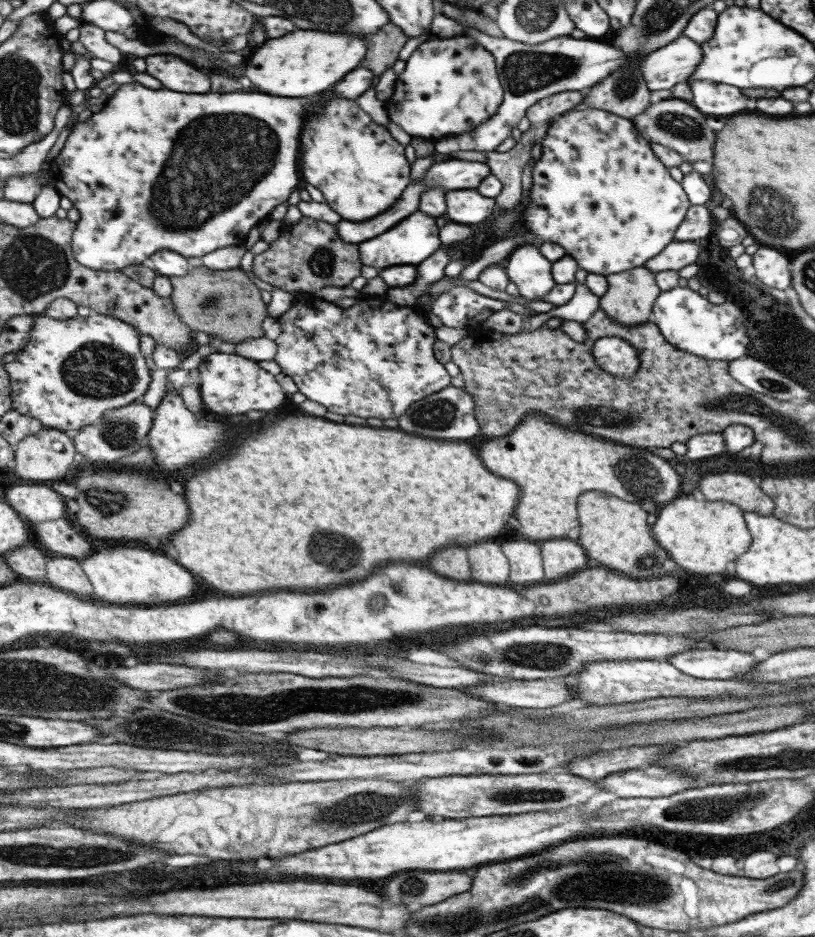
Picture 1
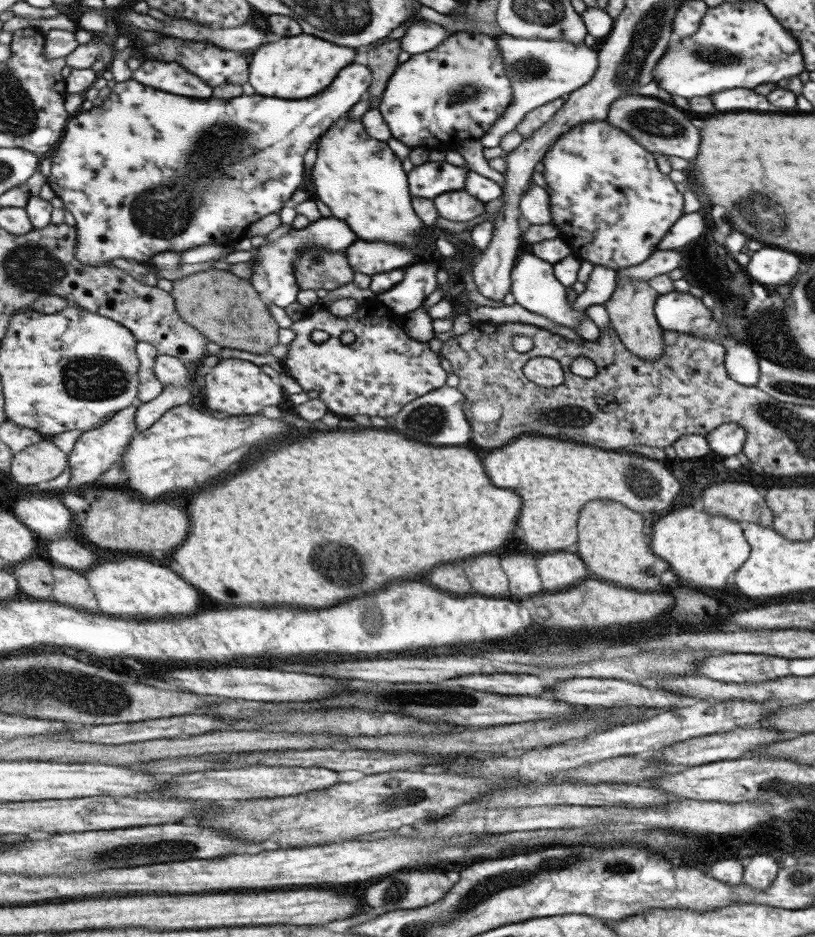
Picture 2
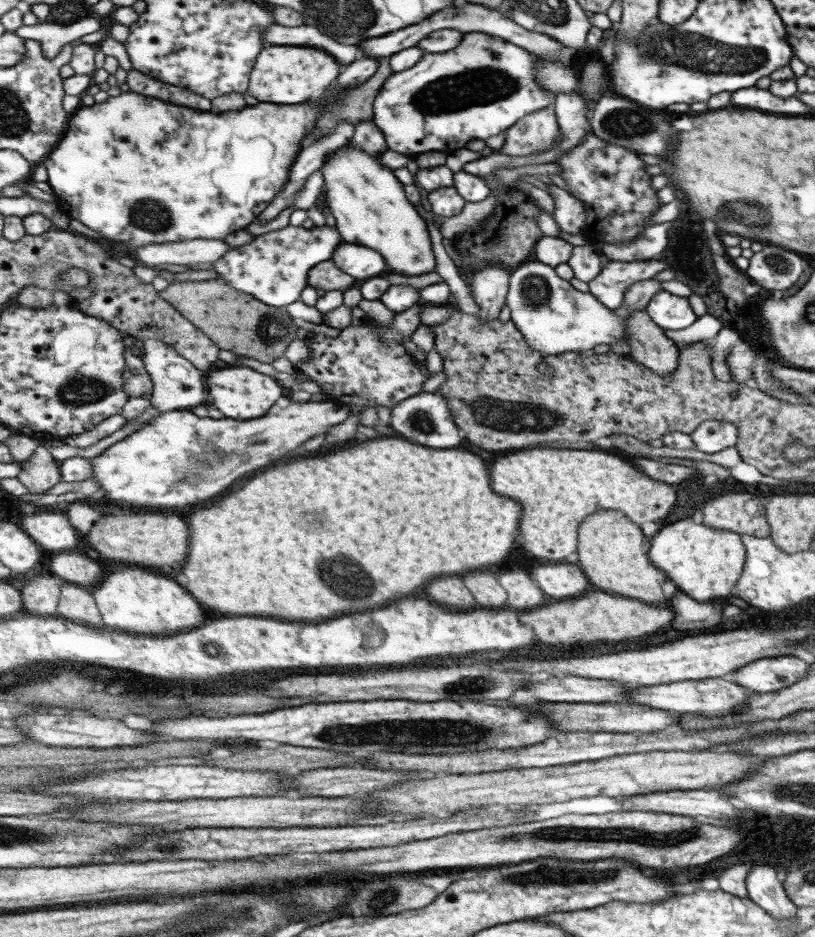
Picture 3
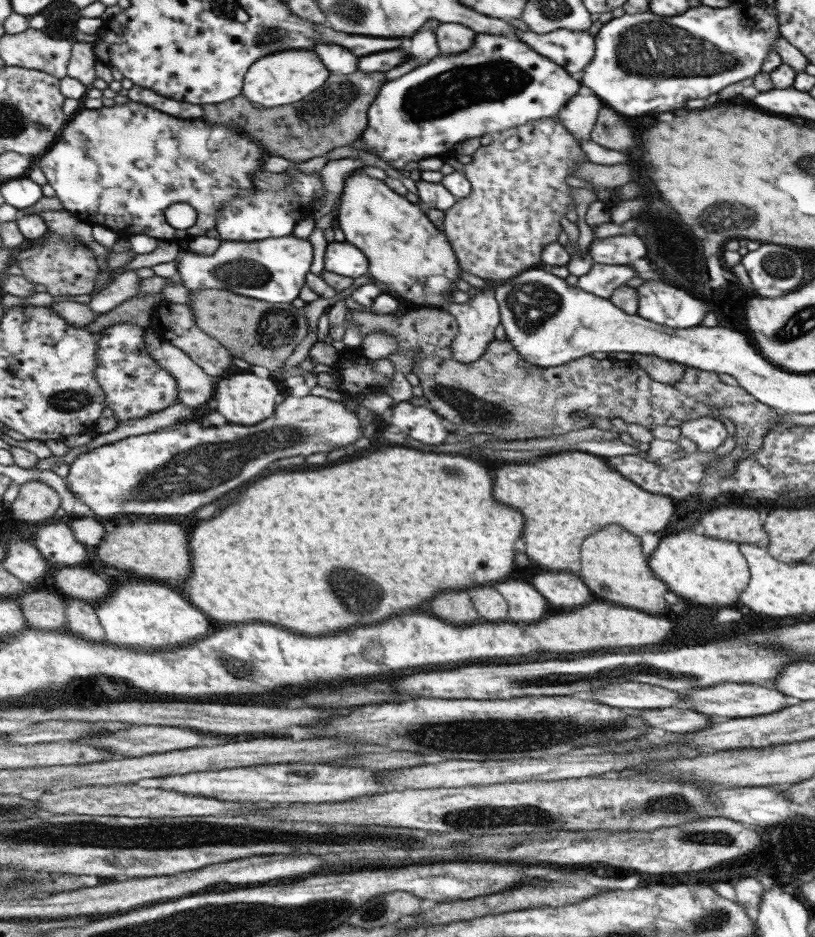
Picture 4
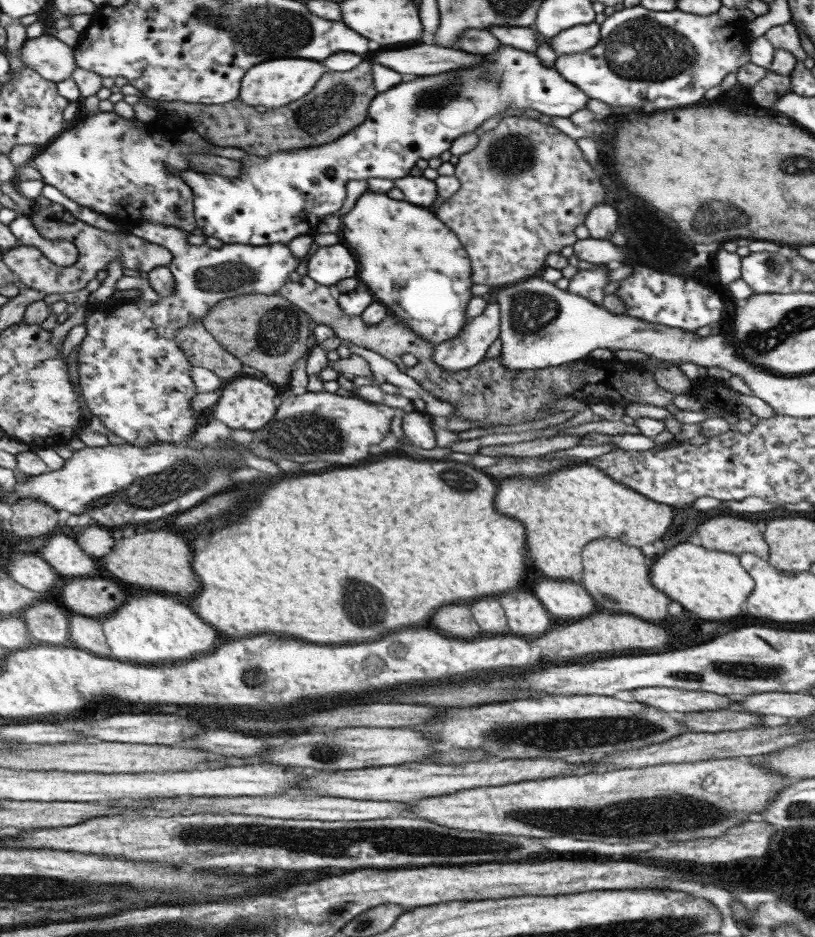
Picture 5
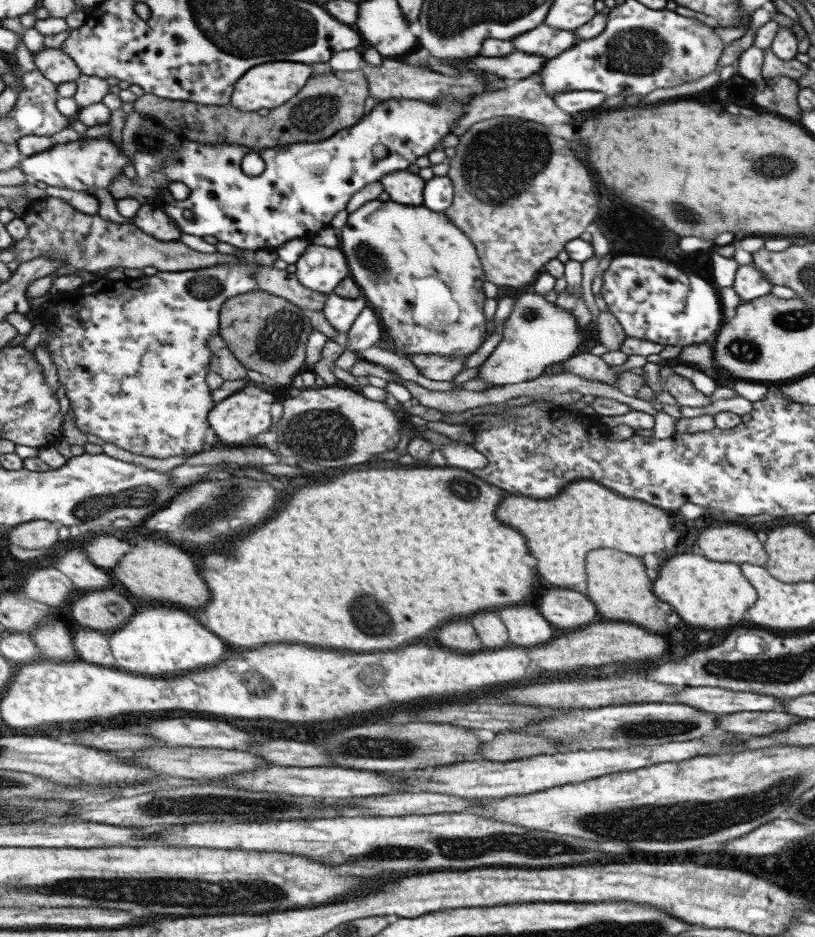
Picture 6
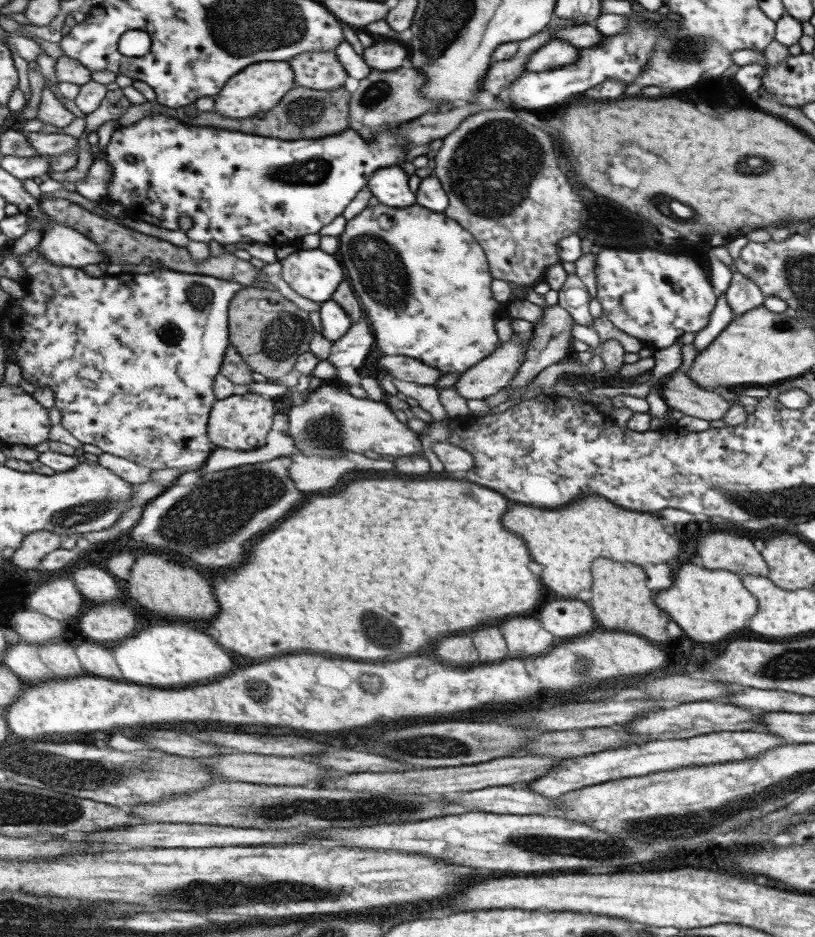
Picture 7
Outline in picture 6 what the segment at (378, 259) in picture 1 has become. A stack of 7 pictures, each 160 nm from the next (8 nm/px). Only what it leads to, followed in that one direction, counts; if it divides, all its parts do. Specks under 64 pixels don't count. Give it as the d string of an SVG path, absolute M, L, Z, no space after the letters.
M311 244L296 262L295 274L307 288L328 295L349 274L347 265L339 248Z

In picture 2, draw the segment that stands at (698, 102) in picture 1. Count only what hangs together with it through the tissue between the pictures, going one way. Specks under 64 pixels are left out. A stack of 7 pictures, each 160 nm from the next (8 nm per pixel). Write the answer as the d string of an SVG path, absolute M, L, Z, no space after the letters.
M723 90L711 94L711 104L717 112L737 112L737 110L757 110L757 112L769 112L773 106L759 94L753 94L751 90Z

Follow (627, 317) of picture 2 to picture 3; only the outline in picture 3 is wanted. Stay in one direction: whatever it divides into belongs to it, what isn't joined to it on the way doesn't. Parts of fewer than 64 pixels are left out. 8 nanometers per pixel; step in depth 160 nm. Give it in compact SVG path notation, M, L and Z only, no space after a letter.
M645 309L630 312L625 320L629 357L652 370L657 376L667 376L676 367L678 348L663 334L663 329L651 322Z

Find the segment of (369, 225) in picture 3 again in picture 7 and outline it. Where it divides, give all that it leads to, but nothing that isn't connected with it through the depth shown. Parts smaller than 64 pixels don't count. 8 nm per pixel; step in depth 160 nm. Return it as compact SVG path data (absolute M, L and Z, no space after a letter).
M378 203L375 206L365 207L357 216L354 216L351 220L346 220L344 230L338 235L338 249L335 256L345 270L345 279L351 285L351 288L354 289L354 294L360 302L363 316L365 316L366 322L370 325L374 342L383 355L401 355L416 358L423 361L423 364L436 368L443 376L451 374L451 372L460 372L459 374L465 372L482 358L489 356L497 346L501 346L501 342L494 331L495 320L493 318L503 314L504 305L491 298L489 284L491 284L491 279L493 278L488 271L485 256L483 256L481 248L477 246L477 242L471 238L471 234L465 232L453 220L449 220L447 216L417 204L395 208Z

